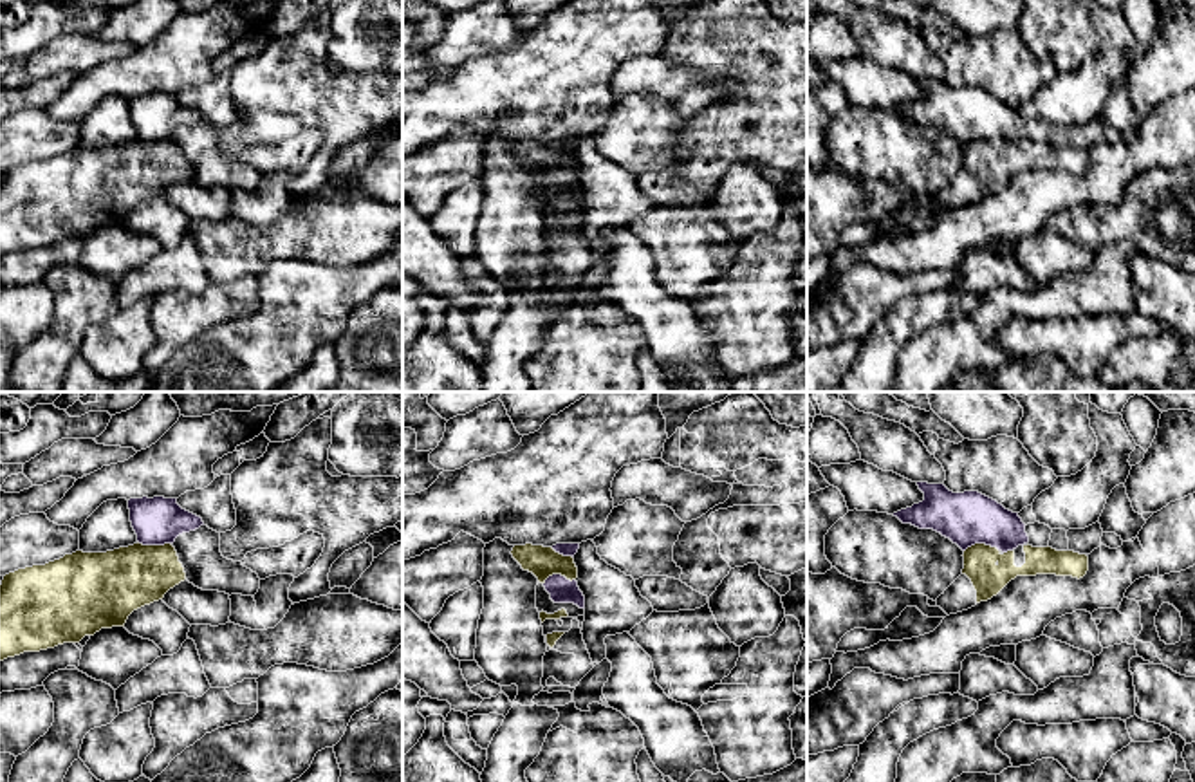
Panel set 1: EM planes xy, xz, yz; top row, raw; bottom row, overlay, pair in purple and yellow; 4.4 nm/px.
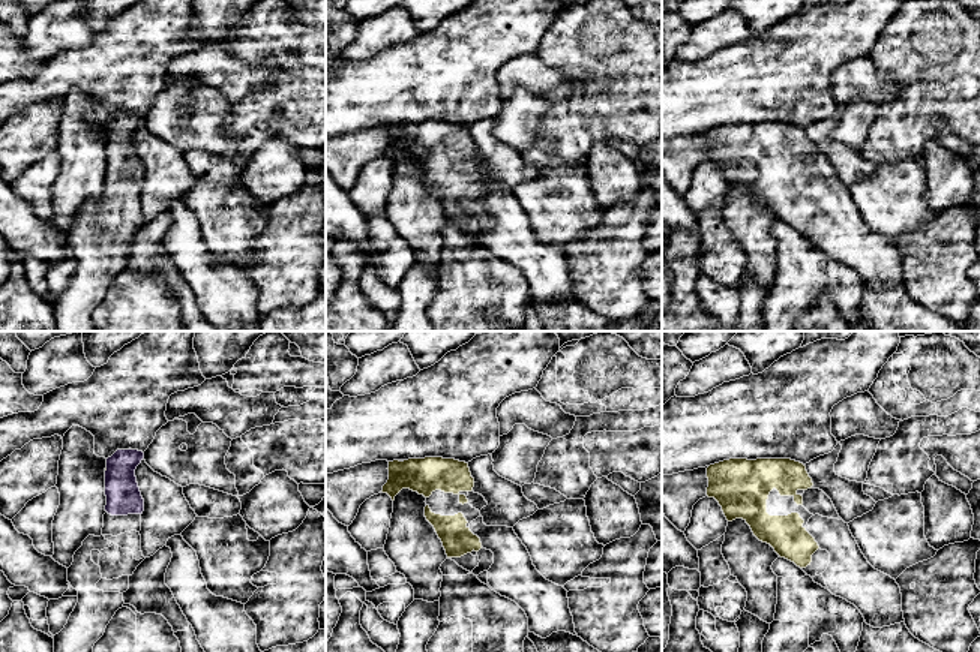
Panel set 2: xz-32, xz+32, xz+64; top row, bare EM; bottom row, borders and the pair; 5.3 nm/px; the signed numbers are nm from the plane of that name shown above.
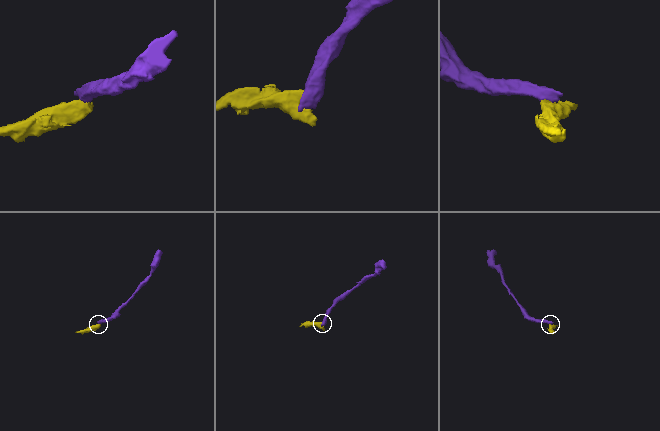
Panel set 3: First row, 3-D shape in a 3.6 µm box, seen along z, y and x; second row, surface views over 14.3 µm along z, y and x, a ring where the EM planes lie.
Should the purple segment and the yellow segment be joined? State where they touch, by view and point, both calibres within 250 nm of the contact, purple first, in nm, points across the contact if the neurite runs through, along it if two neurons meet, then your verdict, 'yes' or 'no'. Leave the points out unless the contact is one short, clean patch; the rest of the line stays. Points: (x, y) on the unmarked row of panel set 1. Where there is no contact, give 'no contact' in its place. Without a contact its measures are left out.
yz (981, 138) | 240/150 nm | along yz (999, 145), (988, 139), (972, 139), (964, 147) | no

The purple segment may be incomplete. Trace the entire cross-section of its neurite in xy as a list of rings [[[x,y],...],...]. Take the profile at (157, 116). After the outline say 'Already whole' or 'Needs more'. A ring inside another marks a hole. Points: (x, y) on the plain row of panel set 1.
[[[130,94],[128,105],[137,137],[143,141],[173,139],[179,130],[204,121],[202,114],[182,105],[177,94]]]. Already whole

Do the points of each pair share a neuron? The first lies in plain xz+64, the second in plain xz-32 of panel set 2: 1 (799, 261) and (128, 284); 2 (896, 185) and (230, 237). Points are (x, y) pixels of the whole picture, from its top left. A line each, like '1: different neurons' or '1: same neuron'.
1: same neuron
2: same neuron

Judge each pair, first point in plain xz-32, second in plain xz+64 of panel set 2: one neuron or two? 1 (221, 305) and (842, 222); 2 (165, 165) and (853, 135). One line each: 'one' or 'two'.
1: one
2: two

